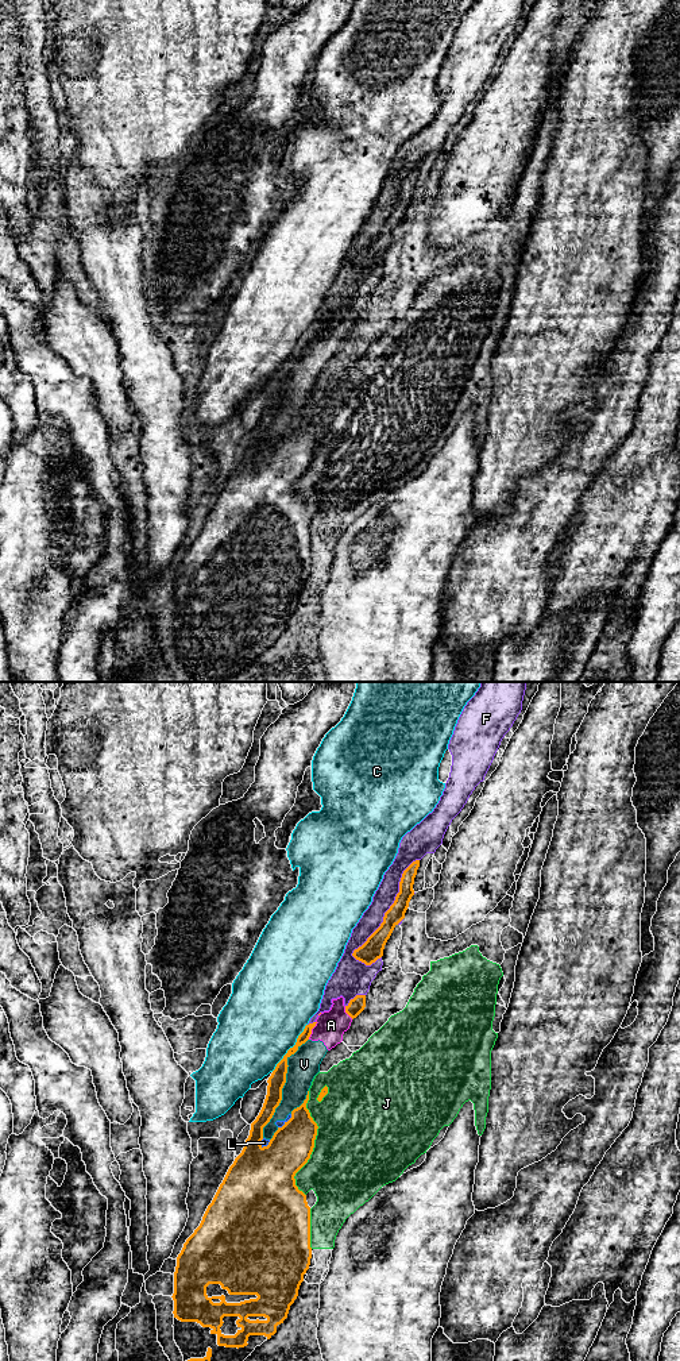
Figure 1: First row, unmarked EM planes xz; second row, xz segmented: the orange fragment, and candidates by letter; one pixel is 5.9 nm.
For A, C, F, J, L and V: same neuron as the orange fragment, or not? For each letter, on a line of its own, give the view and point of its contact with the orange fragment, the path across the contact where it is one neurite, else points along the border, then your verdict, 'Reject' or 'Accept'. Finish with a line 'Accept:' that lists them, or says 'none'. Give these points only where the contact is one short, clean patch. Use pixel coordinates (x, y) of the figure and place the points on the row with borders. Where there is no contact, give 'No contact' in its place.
A: Touches orange at xz (310, 1030). Reject
C: Touches orange at xz (290, 1048). Reject
F: Touches orange at xz (385, 913). Reject
J: Touches orange at xz (313, 1144). Reject
L: Touches orange at xz (267, 1145). Boundary: xz (270, 1140), (266, 1145), (261, 1146). Reject
V: Touches orange at xz (282, 1087). Reject
Accept: none

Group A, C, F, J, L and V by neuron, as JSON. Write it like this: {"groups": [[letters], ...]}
{"groups": [["A", "F", "L", "V"], ["C"], ["J"]]}

